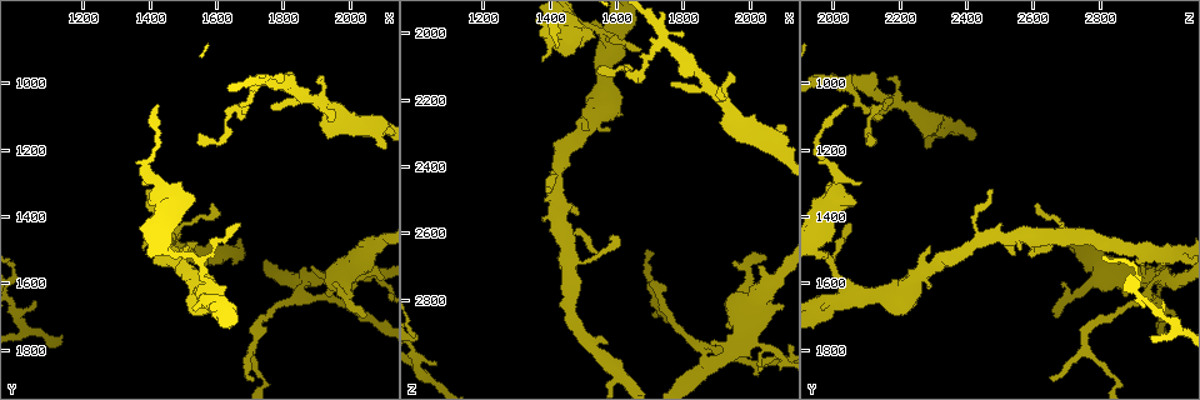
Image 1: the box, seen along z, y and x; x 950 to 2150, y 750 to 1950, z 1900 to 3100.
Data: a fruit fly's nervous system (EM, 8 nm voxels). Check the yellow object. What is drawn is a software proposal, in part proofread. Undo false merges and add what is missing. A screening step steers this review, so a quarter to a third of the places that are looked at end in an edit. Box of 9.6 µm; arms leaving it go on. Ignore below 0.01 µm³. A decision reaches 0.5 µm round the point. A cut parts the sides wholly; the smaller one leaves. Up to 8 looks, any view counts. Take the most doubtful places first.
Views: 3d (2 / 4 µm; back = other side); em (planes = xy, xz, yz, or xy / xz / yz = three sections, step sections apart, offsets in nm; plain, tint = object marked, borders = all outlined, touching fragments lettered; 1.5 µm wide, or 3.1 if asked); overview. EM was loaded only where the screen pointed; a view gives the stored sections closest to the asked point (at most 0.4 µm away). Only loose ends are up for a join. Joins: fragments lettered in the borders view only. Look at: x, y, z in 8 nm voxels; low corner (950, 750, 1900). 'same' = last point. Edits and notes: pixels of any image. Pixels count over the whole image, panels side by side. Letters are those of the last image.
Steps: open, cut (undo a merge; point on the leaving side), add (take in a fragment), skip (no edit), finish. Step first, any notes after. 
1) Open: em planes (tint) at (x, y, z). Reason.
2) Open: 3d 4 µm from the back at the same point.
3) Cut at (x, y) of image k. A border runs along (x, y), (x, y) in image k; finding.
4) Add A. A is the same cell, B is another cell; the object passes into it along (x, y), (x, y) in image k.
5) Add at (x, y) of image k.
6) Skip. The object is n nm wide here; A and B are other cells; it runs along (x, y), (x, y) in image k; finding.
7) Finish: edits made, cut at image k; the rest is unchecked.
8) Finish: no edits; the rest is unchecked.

Open: 3d 4 µm at (1810, 980, 2010). An open end.

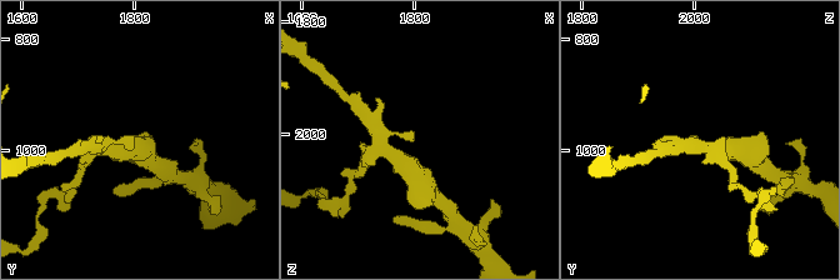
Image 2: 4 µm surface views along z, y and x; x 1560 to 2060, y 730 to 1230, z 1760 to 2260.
Open: em xy step 8 (borders) at (1795, 980, 2005). 3 arms meet here; the arms are 200, 220, 360 nm wide.

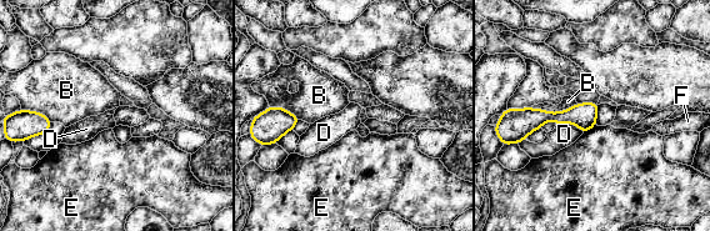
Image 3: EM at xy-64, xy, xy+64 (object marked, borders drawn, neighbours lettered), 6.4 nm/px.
Skip. The object is 160 nm wide here; B, D, E and F are other cells; it runs along (595, 106), (584, 115), (514, 117) in image 3; none of them fits.

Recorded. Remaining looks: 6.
Open: em planes (borders) at (1880, 1580, 2990). Abrupt turn.

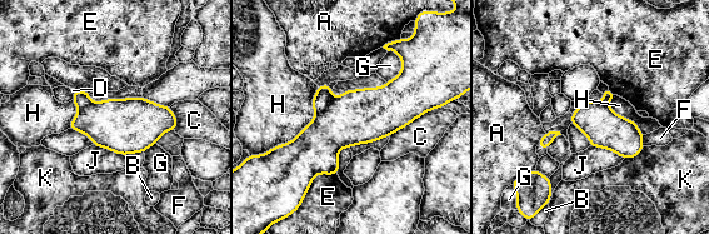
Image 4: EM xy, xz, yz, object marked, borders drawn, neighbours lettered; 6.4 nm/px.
Cut at (323, 96) of image 4. The longest contact is with H, 500 nm; A, B, C, D, E, F, G, H, J and K are other cells; a border runs along (334, 99), (321, 111), (315, 114) in image 4; two cells meet here.

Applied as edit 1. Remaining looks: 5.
Open: overview.

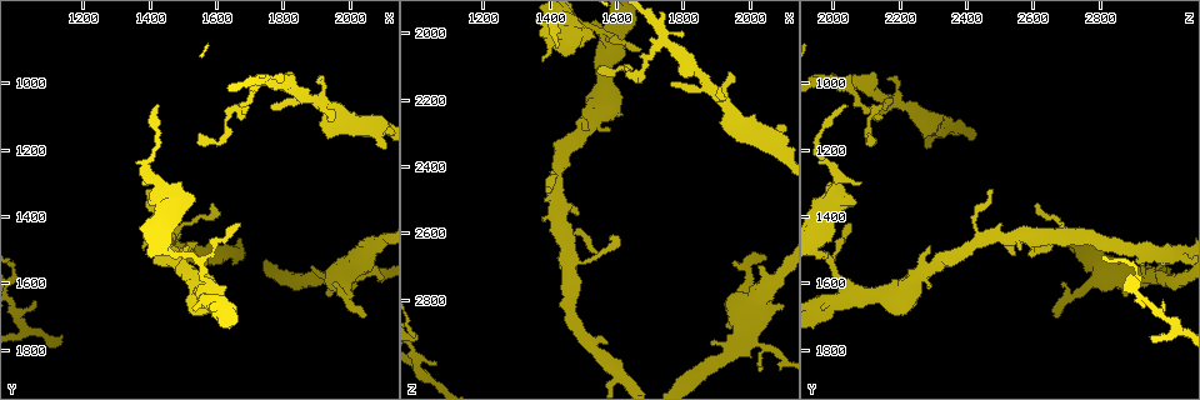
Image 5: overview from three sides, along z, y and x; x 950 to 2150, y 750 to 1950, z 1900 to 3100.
Open: 3d 2 µm at (2070, 1120, 2310). Arms part here.

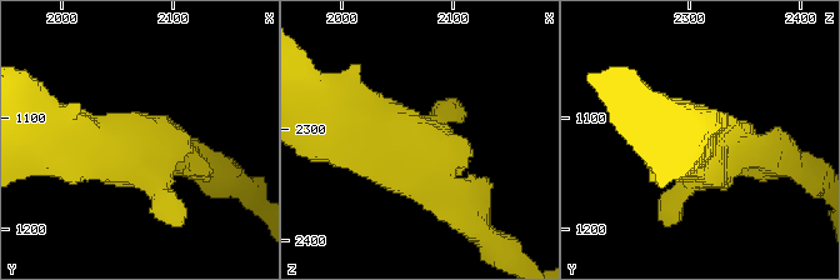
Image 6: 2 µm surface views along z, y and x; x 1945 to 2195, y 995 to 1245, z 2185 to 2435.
Open: em planes (borders) at (2062, 1122, 2308).

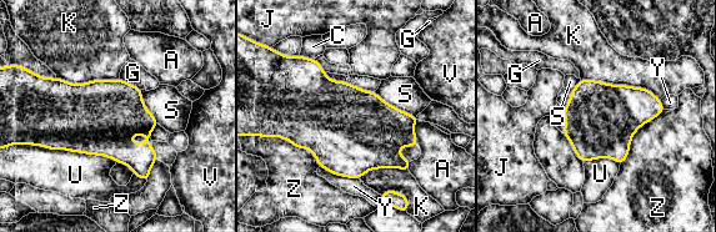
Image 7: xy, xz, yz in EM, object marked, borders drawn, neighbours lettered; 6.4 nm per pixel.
Skip. A, C, G, J, K, S, U, V, Y and Z are other cells; continuous, no second cell.

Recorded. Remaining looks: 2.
Finish: edits made, cut at image 4; the rest is unchecked.

